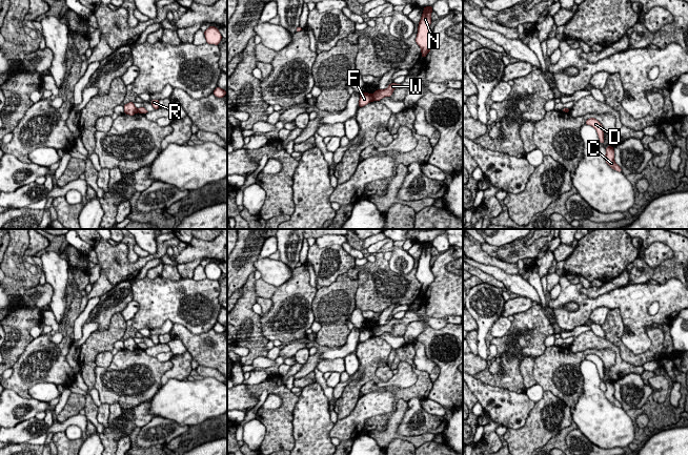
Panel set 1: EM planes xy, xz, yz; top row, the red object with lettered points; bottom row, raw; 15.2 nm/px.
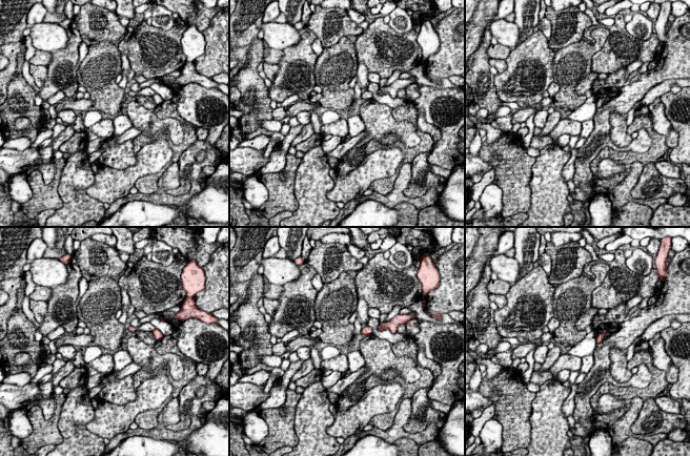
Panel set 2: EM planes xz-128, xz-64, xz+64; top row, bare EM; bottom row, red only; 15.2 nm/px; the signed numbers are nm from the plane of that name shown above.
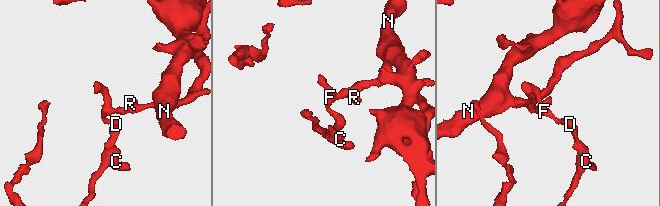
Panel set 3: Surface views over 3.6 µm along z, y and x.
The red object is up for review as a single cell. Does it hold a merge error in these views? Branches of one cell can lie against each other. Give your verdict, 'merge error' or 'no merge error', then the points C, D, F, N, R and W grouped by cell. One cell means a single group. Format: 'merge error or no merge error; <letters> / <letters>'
merge error; C D F / N R W

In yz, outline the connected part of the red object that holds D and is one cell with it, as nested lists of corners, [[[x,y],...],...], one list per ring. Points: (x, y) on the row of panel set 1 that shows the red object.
[[[590,118],[590,119],[586,120],[585,124],[590,125],[595,128],[601,144],[604,144],[604,140],[605,140],[604,139],[604,128],[603,128],[602,124],[594,118]]]

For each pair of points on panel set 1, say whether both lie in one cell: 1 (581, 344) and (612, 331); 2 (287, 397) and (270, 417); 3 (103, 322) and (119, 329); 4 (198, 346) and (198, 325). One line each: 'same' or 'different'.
1: different
2: same
3: different
4: different

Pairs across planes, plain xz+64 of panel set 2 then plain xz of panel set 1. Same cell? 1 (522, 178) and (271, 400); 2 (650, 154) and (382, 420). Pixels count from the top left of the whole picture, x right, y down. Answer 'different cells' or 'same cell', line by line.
1: different cells
2: same cell

